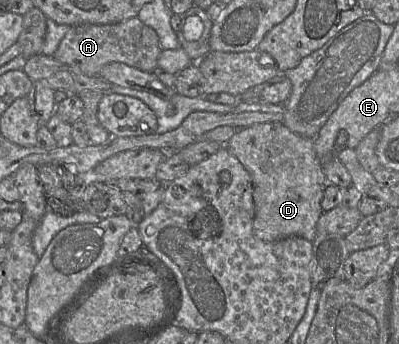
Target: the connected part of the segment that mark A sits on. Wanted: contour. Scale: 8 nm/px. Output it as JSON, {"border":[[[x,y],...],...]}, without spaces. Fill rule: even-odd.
{"border":[[[134,17],[118,23],[71,26],[53,57],[88,76],[98,76],[104,65],[114,62],[145,72],[158,71],[158,58],[161,52],[156,31]]]}

